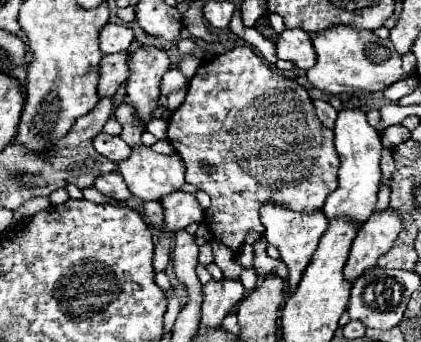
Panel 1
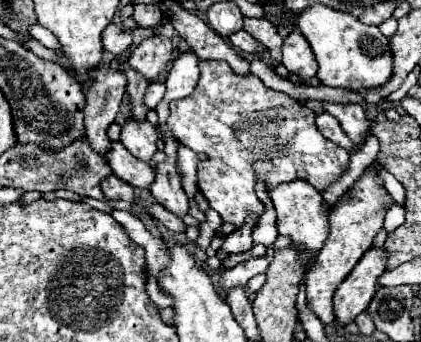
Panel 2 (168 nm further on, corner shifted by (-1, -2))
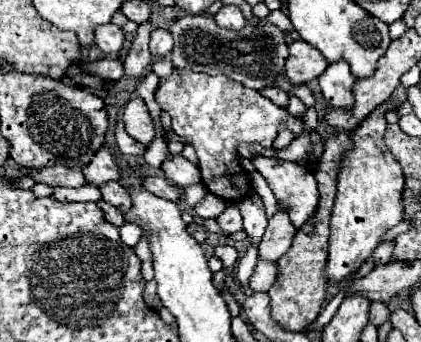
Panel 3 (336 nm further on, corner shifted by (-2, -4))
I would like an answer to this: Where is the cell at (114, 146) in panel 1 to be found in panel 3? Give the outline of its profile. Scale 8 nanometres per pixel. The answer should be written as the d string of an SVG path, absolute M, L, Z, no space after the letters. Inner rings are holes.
M144 176L142 186L148 188L154 196L160 196L164 200L178 202L180 198L180 190L174 184L170 184L166 178L160 178L160 176Z

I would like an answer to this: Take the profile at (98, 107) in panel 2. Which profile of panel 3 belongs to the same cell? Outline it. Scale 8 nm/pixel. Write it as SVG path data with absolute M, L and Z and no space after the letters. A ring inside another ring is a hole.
M106 144L94 154L92 162L88 166L84 166L82 172L84 172L86 180L90 184L94 184L94 186L102 186L102 184L106 184L110 180L120 180L118 160L114 158L112 148L106 146Z

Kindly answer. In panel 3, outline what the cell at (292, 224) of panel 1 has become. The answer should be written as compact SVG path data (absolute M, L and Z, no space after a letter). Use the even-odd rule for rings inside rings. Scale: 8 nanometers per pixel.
M264 156L252 158L252 164L266 178L266 182L272 188L278 204L286 206L292 226L296 226L296 228L304 226L308 222L308 218L312 218L312 214L316 212L316 206L318 206L318 186L316 186L314 174L300 164L294 164L294 162L276 164L272 158L264 158Z

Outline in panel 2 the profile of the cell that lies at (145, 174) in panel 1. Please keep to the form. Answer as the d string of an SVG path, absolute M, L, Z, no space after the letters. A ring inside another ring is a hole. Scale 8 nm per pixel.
M129 116L121 130L121 144L139 160L145 162L151 162L151 156L157 152L157 140L159 140L159 130L151 126L147 120L139 122Z

